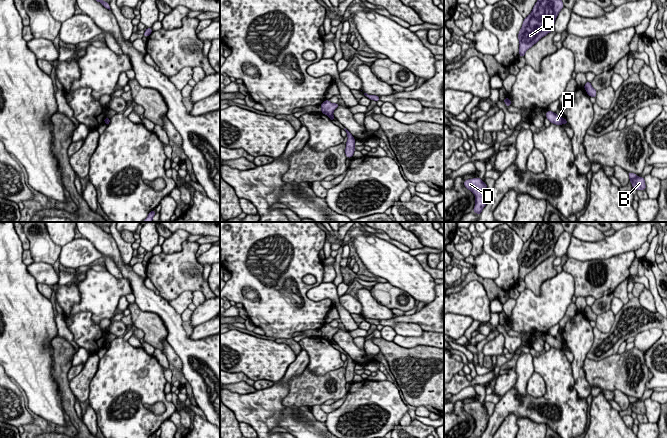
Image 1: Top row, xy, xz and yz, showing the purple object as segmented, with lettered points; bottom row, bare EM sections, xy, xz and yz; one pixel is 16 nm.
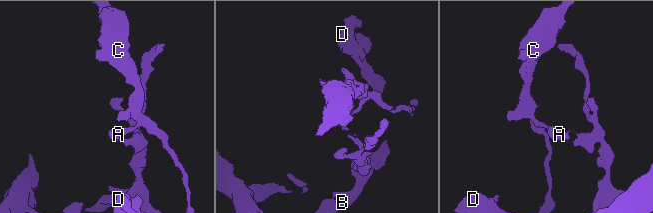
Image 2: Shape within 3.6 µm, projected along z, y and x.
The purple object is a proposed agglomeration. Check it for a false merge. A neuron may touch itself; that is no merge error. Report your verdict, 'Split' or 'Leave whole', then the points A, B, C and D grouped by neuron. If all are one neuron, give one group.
Split. Groups: A C / B D

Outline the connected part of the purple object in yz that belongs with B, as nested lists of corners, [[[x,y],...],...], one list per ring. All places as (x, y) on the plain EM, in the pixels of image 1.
[[[629,396],[628,397],[632,412],[638,414],[646,414],[644,401],[638,401],[636,398]]]

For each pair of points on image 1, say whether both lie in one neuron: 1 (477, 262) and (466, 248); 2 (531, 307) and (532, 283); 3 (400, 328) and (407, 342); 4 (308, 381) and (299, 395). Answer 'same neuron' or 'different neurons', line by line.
1: different neurons
2: different neurons
3: different neurons
4: same neuron

